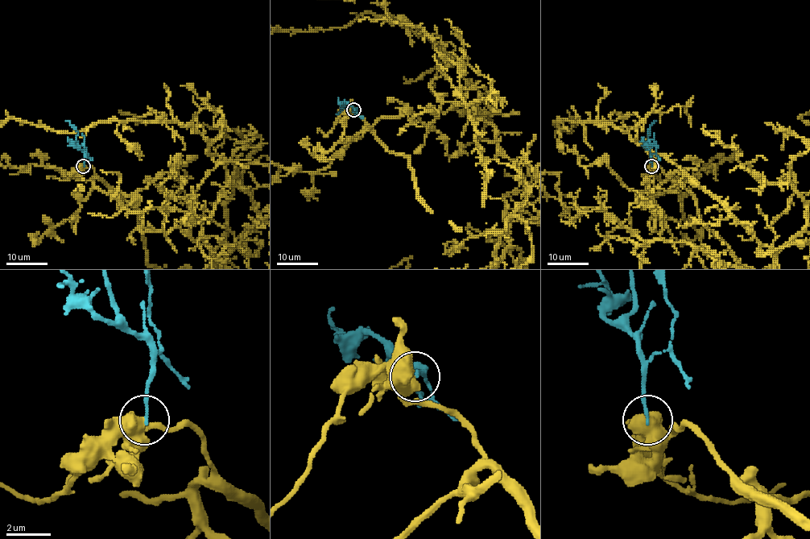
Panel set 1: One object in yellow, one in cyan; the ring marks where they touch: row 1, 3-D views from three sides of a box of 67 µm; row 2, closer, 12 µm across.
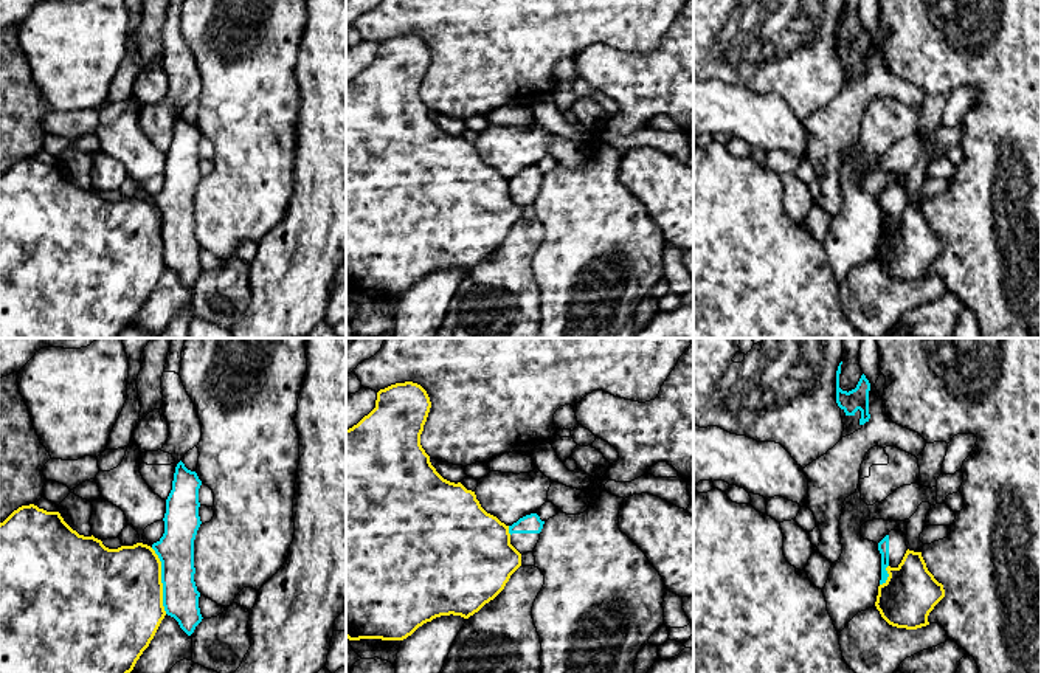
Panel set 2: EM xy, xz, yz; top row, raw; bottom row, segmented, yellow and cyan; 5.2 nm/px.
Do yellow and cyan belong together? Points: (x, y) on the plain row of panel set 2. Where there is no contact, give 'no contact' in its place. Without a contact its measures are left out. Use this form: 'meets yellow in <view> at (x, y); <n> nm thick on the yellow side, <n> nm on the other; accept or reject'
meets yellow in xy at (160, 233); 500 nm thick on the yellow side, 190 nm on the other; reject

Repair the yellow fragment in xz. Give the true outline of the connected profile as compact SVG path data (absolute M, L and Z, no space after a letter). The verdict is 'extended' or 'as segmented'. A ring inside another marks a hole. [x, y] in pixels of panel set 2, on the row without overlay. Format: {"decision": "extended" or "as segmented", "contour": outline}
{"decision": "as segmented", "contour": "M413 34L396 36L377 45L375 60L357 78L346 82L346 290L349 293L382 292L403 293L419 279L441 268L461 268L469 271L486 256L493 253L506 239L510 228L521 219L521 206L510 197L509 178L487 166L475 144L461 135L444 132L430 115L420 98L420 87L431 60L427 43Z"}

